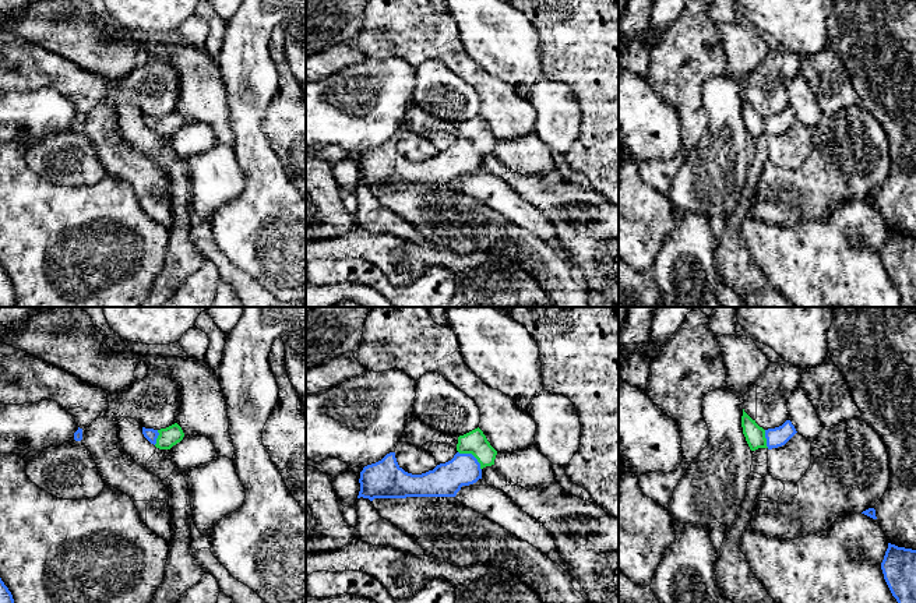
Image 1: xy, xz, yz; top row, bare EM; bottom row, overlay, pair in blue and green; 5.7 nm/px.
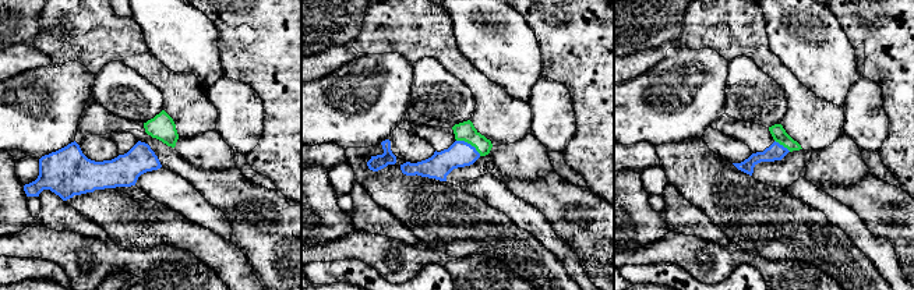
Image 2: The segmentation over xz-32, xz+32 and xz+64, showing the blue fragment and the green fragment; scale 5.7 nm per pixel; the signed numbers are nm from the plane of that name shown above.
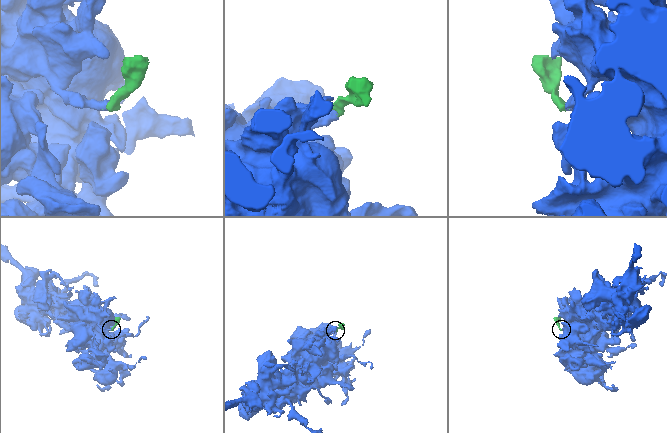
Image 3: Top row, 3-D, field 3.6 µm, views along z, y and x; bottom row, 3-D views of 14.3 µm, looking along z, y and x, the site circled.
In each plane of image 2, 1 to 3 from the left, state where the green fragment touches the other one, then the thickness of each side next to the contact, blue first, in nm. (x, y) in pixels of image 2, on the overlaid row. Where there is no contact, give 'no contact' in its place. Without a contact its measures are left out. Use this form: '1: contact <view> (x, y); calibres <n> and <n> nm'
1: no contact
2: contact xz+32 (469, 144); calibres 150 and 110 nm
3: contact xz+64 (782, 145); calibres 100 and 90 nm

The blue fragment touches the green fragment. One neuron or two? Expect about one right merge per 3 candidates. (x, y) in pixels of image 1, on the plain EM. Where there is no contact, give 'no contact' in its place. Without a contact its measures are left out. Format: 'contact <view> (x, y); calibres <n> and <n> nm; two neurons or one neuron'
contact xz (472, 143); calibres 190 and 140 nm; one neuron

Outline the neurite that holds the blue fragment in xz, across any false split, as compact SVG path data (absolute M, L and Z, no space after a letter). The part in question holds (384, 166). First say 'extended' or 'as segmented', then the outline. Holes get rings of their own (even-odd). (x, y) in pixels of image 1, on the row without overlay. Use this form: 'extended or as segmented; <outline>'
extended; M478 114L458 124L457 141L422 162L405 159L395 140L360 159L357 186L455 184L462 173L482 166L482 156L494 152L497 138Z

